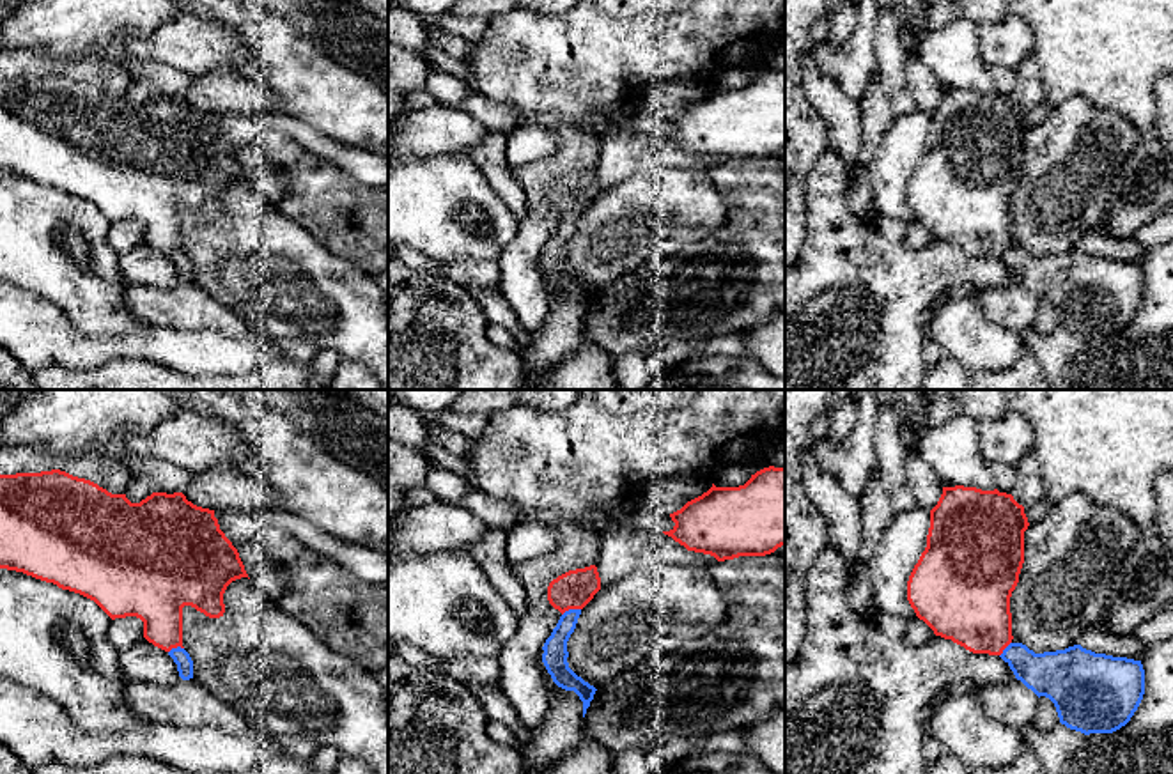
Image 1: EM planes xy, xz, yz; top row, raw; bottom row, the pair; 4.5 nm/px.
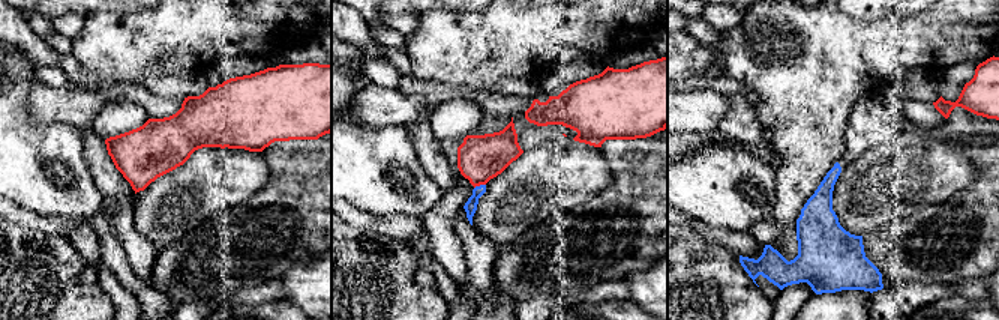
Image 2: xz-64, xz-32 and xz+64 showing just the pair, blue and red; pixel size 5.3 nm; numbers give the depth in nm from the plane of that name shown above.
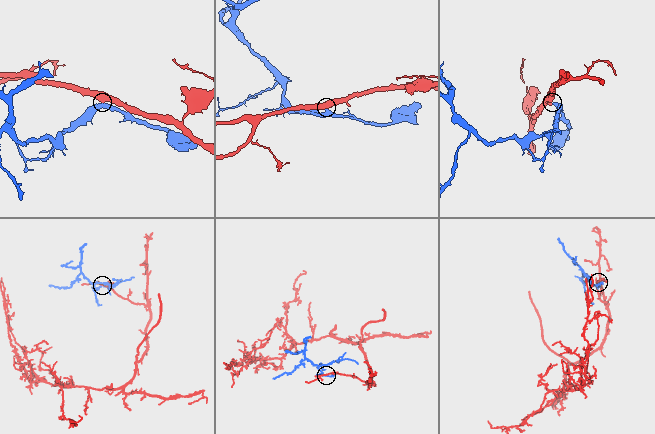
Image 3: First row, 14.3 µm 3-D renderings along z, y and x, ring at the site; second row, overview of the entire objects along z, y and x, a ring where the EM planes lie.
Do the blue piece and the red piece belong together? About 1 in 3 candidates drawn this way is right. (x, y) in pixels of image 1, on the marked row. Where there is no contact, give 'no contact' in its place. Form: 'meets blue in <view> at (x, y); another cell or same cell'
meets blue in xz at (571, 610); another cell

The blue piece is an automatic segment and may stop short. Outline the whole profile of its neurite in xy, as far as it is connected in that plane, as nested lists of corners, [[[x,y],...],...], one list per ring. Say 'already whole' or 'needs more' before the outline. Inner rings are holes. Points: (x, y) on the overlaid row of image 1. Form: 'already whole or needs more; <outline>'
already whole; [[[181,646],[172,648],[172,650],[168,652],[168,655],[170,655],[170,657],[174,659],[174,662],[177,664],[177,671],[179,671],[179,677],[181,677],[183,680],[193,678],[193,661],[191,661],[190,654],[188,654],[184,648],[181,648]]]

